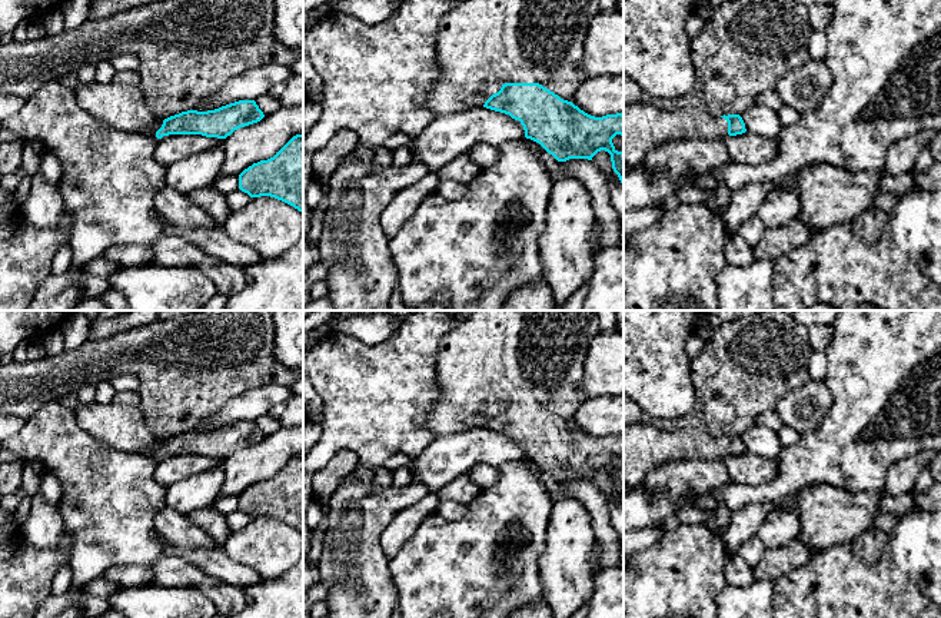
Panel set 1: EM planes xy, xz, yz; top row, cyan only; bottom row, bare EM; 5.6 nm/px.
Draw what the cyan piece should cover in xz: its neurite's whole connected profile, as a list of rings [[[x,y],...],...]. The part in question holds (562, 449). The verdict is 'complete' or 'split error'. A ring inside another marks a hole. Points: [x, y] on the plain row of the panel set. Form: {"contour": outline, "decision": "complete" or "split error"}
{"contour": [[[473,310],[466,320],[463,320],[456,329],[445,335],[439,343],[436,356],[438,399],[433,402],[430,413],[423,426],[433,436],[458,435],[468,431],[469,428],[486,428],[495,432],[509,435],[512,439],[521,442],[526,459],[539,464],[558,482],[566,482],[569,479],[592,481],[592,478],[598,472],[605,471],[611,475],[612,489],[624,505],[624,472],[618,472],[612,464],[612,459],[616,455],[624,456],[624,435],[616,433],[595,438],[585,433],[571,422],[579,406],[588,399],[585,392],[579,386],[583,379],[583,365],[589,342],[598,333],[601,333],[598,310]]], "decision": "split error"}

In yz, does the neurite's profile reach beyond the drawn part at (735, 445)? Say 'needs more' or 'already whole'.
needs more

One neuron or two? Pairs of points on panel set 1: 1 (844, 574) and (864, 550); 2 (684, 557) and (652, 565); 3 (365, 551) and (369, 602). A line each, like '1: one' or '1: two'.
1: two
2: one
3: one

